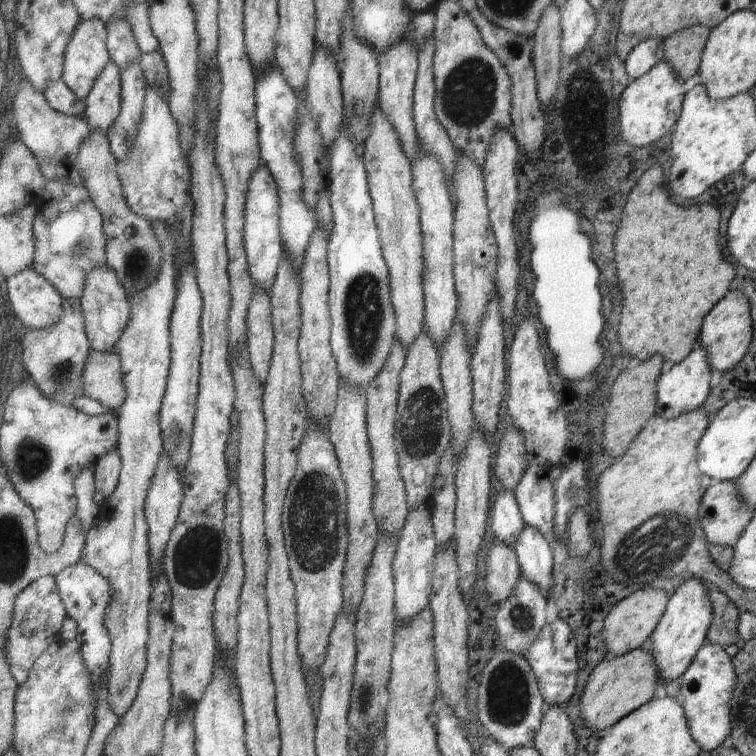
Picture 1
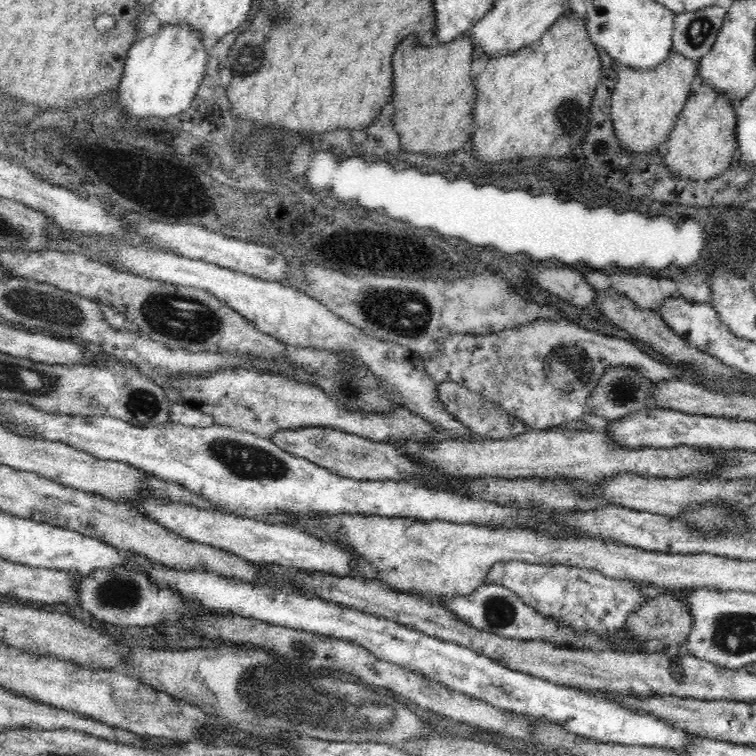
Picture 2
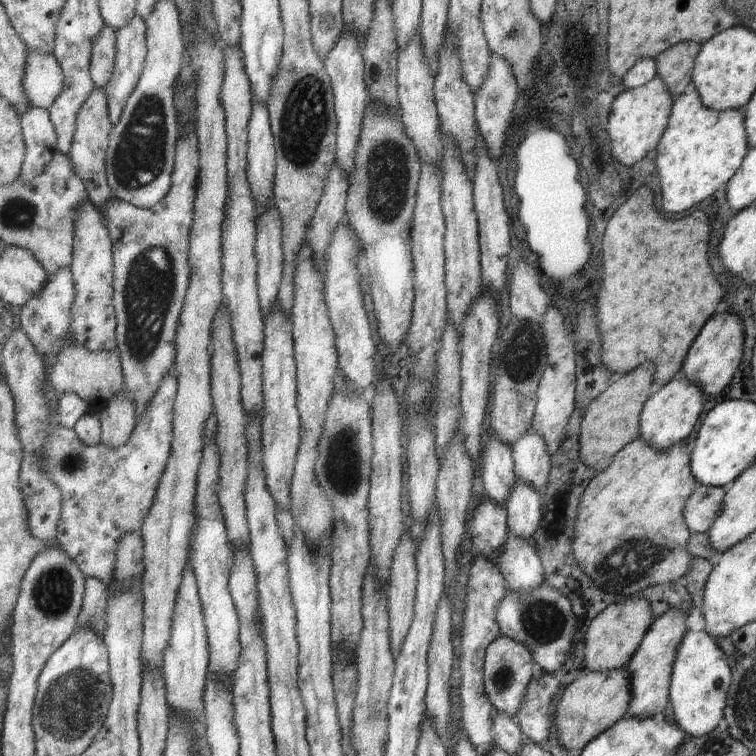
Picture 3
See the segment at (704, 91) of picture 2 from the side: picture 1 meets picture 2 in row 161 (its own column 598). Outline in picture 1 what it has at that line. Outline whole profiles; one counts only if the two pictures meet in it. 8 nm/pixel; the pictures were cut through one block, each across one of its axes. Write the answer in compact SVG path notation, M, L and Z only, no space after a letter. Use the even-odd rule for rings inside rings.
M646 645L619 657L608 656L591 670L578 703L580 720L589 731L603 733L633 710L652 700L659 676L647 647Z

